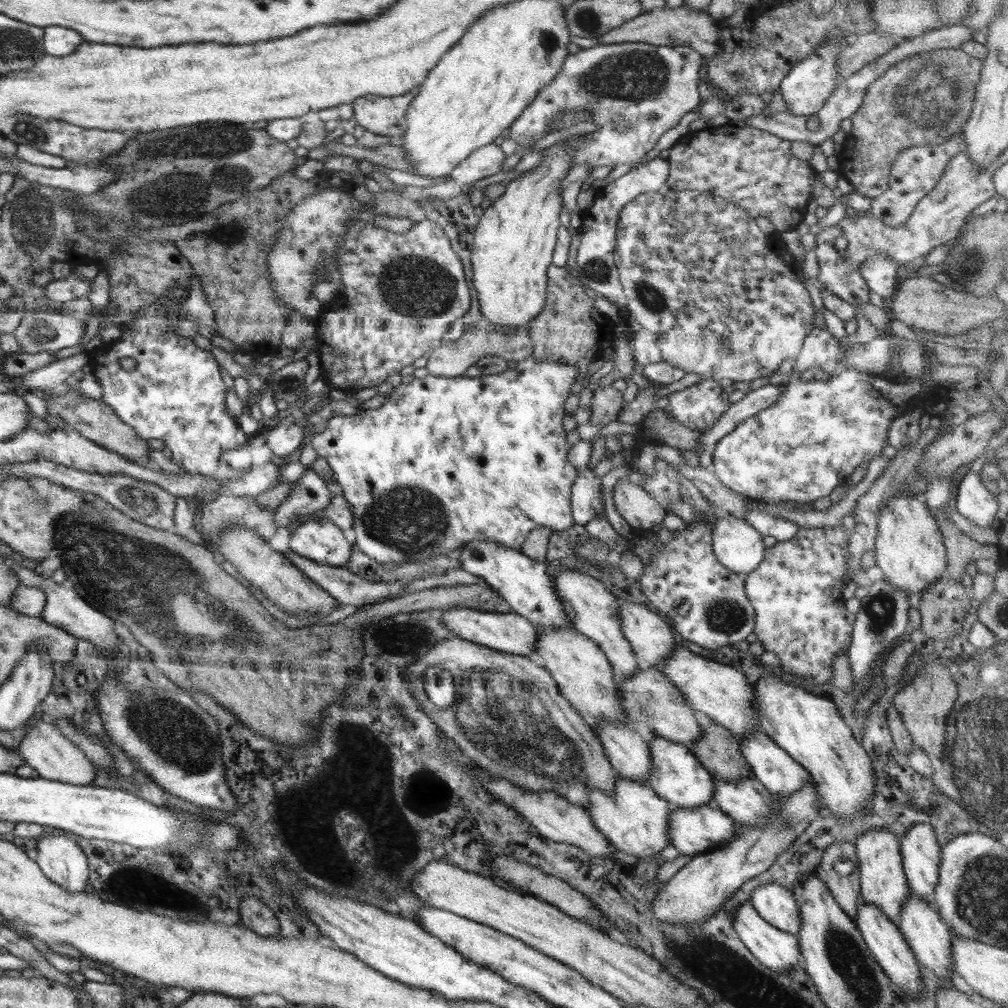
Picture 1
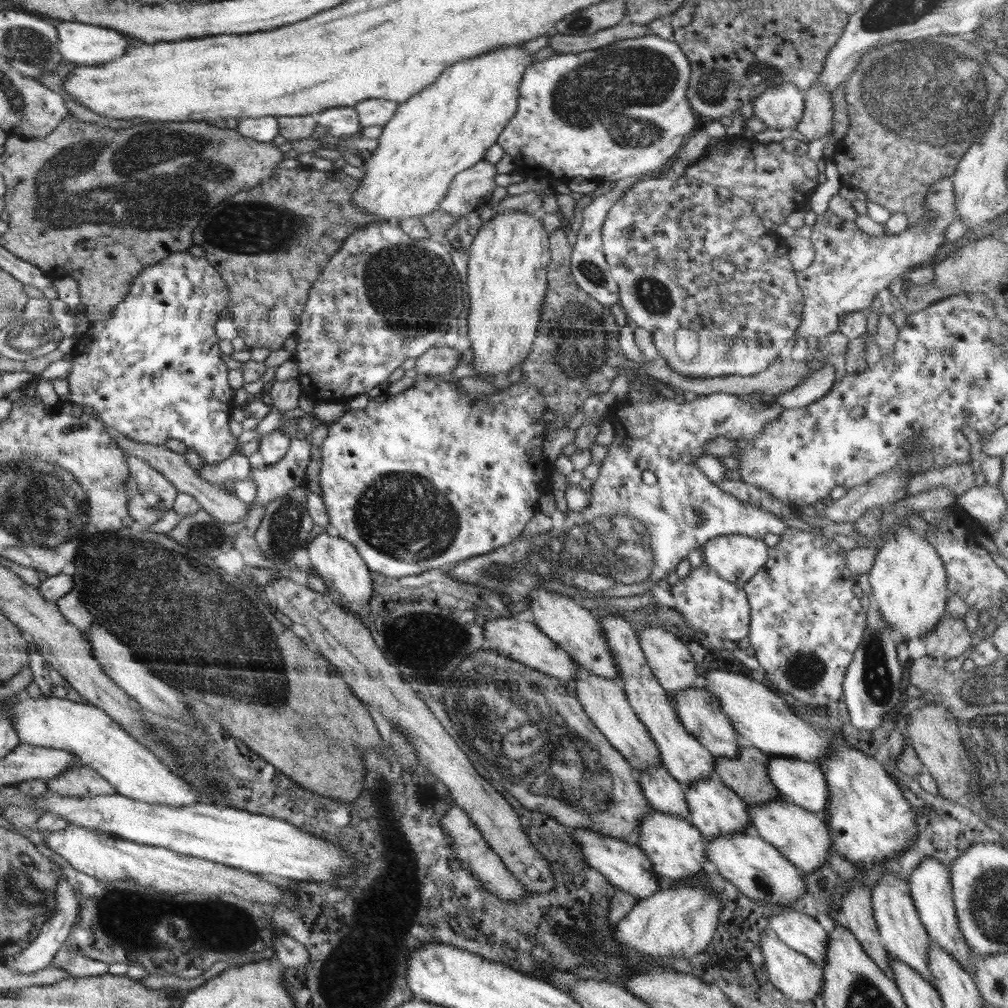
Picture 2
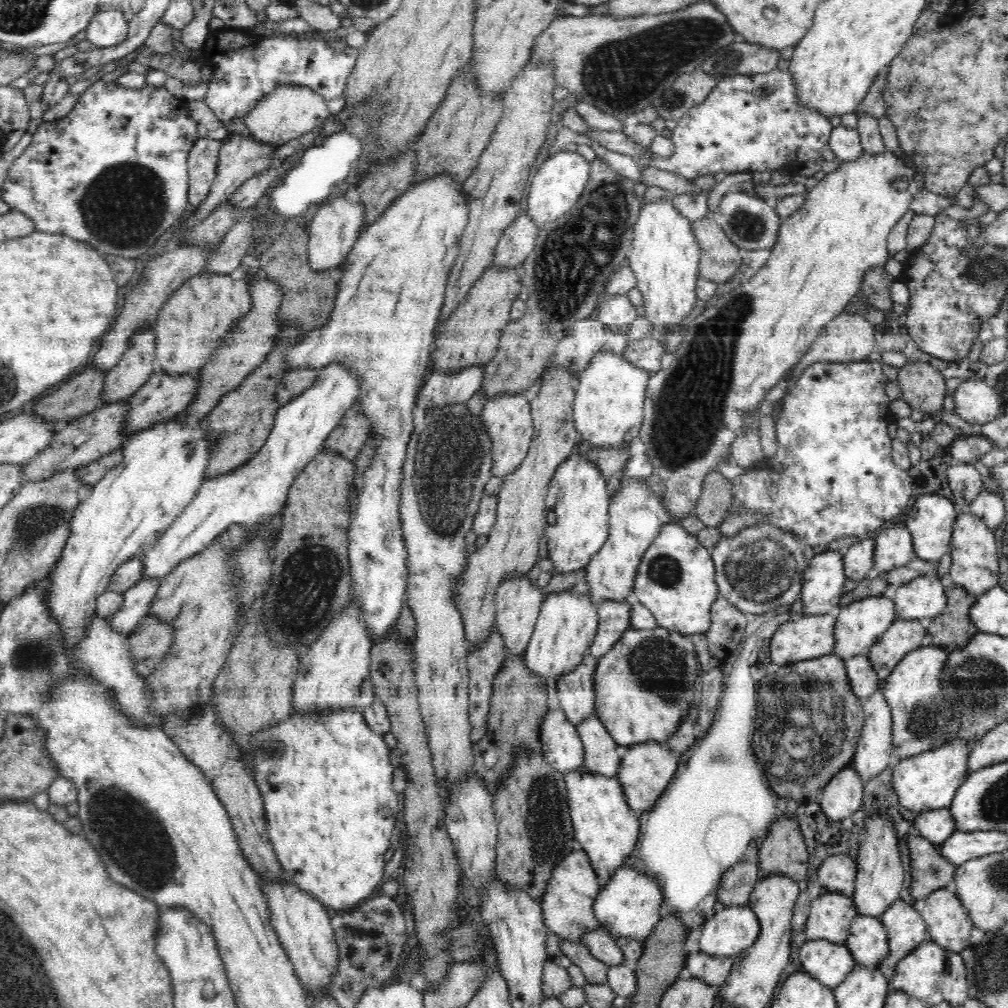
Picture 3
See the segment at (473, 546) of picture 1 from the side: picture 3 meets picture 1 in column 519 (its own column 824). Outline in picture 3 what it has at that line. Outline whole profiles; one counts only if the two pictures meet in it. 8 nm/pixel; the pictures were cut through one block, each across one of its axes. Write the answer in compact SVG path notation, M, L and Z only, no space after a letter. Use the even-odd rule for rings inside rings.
M840 552L817 553L804 571L801 582L802 615L835 612L844 590L844 559Z

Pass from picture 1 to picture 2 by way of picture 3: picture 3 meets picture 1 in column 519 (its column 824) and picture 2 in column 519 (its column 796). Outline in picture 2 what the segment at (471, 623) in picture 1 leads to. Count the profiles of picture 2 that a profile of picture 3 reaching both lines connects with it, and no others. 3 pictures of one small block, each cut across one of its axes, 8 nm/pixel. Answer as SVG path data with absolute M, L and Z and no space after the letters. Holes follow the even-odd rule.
M514 616L490 619L483 624L483 640L486 642L485 648L490 648L514 661L523 662L525 665L535 668L541 673L549 674L573 687L571 683L574 683L573 678L578 664L563 648L550 640L535 623L520 622L520 620L514 619Z

